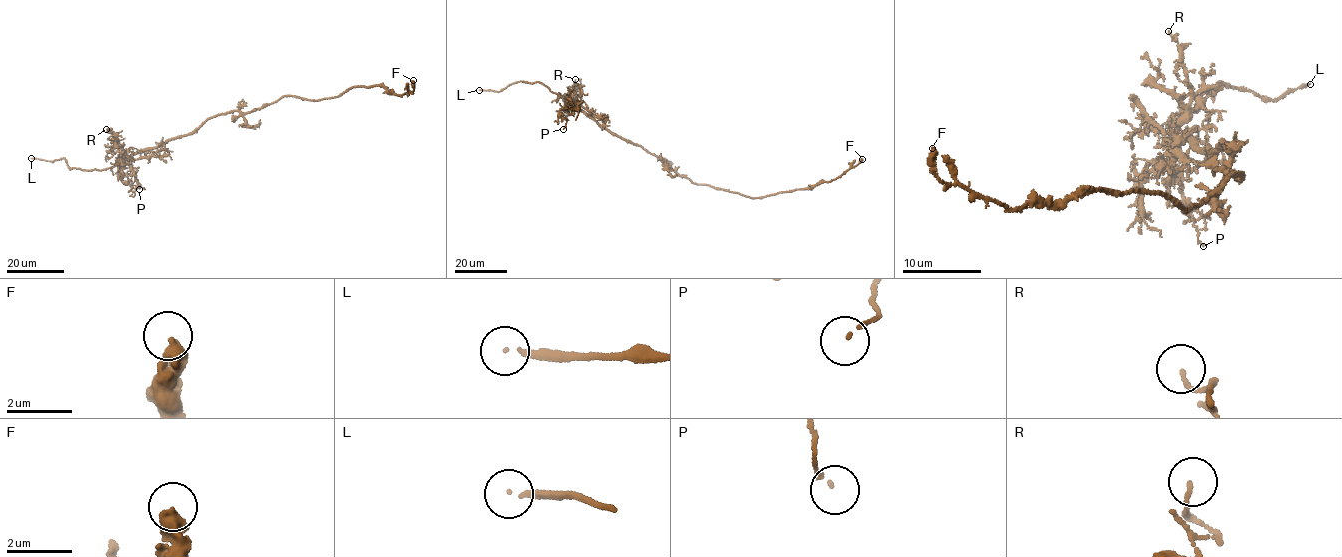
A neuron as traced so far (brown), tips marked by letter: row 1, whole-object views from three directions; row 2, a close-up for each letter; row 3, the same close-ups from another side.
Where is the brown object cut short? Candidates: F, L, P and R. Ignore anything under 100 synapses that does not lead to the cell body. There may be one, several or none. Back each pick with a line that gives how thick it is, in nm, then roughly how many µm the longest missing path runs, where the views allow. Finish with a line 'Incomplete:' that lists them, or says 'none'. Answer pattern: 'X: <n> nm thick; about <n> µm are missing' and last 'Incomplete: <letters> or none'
L: 160 nm thick; about 20 µm are missing
Incomplete: L

